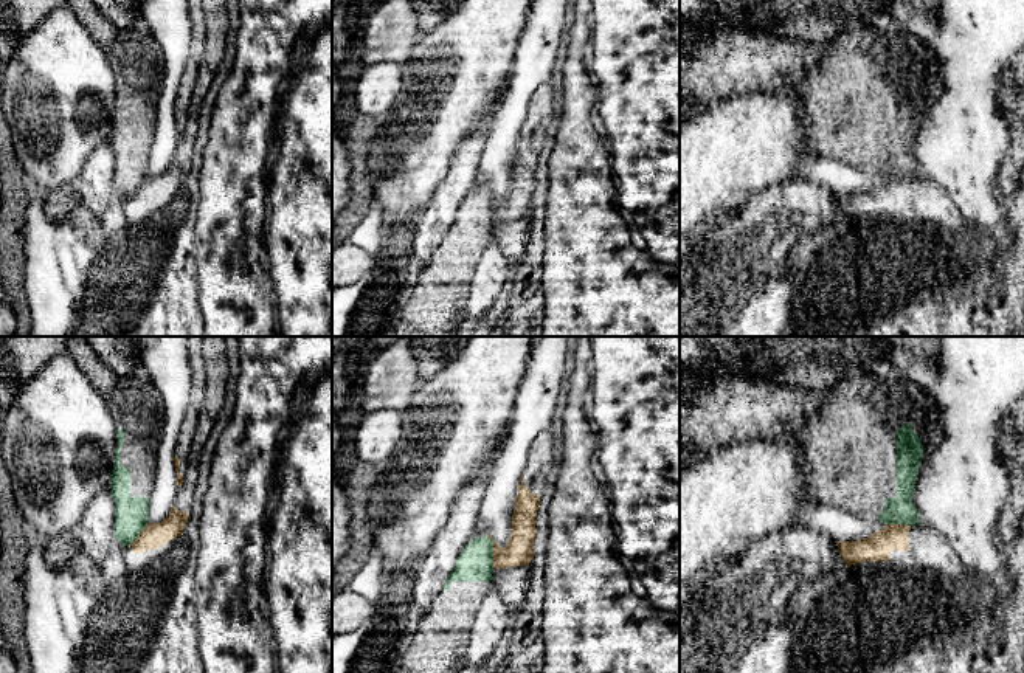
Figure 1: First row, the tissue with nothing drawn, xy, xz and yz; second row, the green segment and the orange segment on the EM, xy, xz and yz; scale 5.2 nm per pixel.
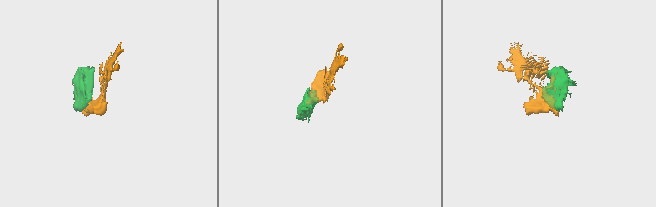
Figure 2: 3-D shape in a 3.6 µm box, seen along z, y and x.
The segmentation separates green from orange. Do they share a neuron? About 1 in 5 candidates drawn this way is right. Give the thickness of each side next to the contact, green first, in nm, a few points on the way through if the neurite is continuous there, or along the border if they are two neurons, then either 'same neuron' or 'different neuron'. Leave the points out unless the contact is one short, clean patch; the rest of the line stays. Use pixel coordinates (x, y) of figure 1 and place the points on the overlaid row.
calibres 190 and 140 nm; border xz (489, 537), (494, 566); different neuron

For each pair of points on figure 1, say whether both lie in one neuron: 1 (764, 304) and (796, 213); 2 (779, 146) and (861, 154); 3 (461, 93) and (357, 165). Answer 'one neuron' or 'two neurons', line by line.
1: two neurons
2: two neurons
3: two neurons

